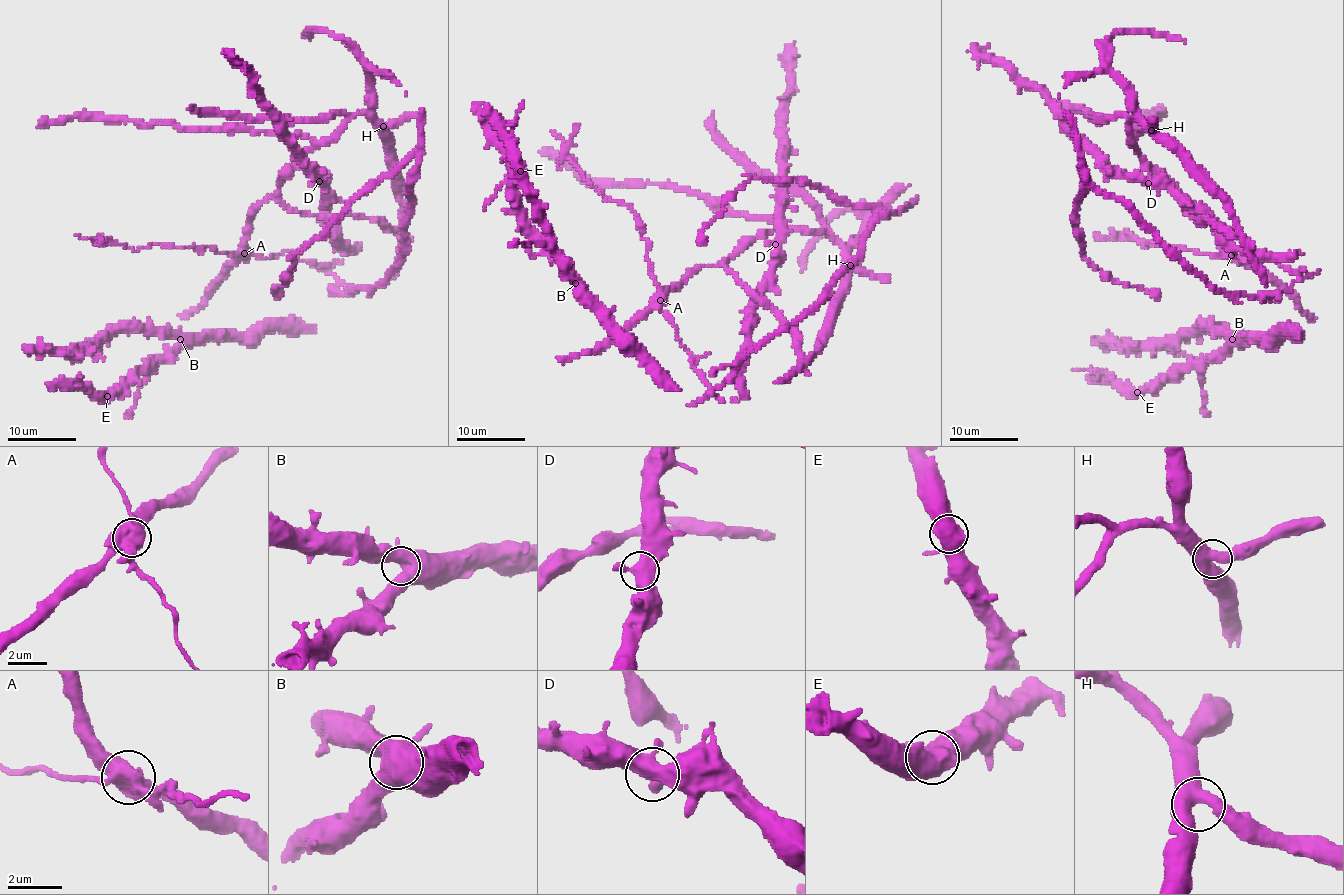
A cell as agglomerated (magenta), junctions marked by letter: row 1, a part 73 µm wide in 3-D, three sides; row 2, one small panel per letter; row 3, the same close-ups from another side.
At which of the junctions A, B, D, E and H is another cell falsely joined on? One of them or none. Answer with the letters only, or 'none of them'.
A

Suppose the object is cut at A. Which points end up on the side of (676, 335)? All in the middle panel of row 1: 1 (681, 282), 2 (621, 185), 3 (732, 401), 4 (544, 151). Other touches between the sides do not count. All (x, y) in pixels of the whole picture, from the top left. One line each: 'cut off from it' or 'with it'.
1: cut off from it
2: cut off from it
3: cut off from it
4: cut off from it

